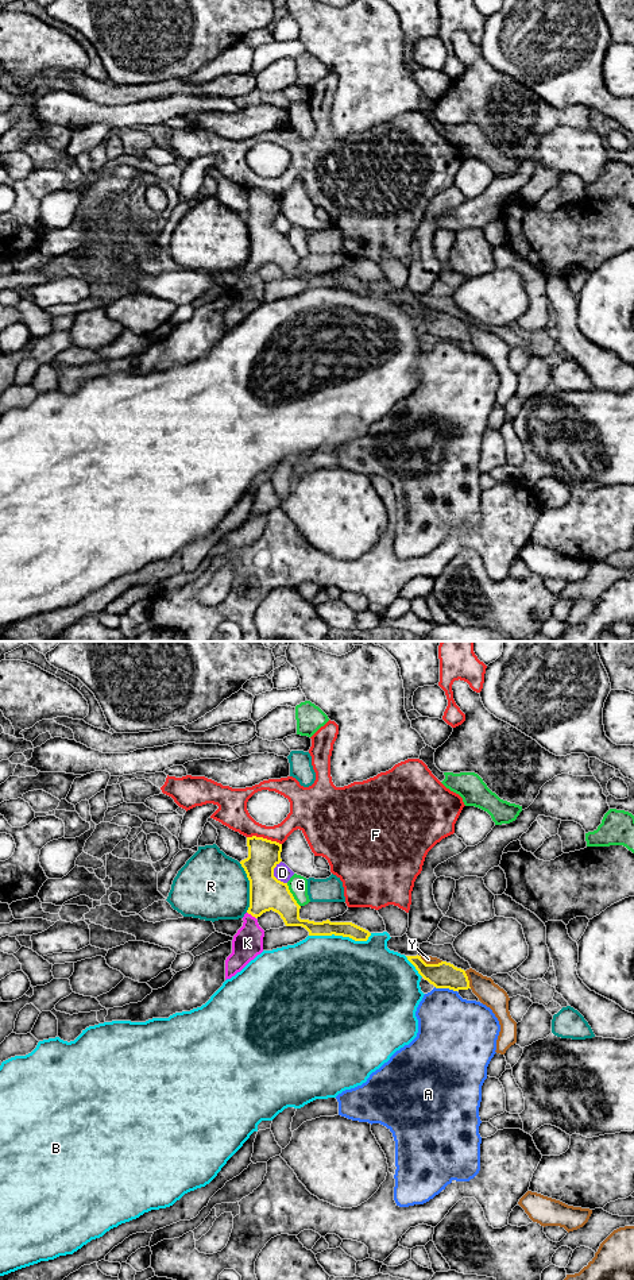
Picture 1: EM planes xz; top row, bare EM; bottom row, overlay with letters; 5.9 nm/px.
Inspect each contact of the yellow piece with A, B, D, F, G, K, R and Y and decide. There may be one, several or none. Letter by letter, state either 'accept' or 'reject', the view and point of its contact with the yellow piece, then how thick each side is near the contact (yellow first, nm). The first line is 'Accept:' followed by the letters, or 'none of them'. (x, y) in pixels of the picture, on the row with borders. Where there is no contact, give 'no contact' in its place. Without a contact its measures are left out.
Accept: K
A: reject | xz (445, 987) | 160/380 nm
B: reject | xz (340, 935) | 100/480 nm
D: reject | xz (273, 874) | 200/100 nm
F: reject | xz (265, 839) | 190/180 nm
G: reject | xz (292, 895) | 200/110 nm
K: accept | xz (251, 914) | 200/180 nm
R: reject | xz (250, 887) | 200/400 nm
Y: reject | xz (430, 964) | 160/50 nm

